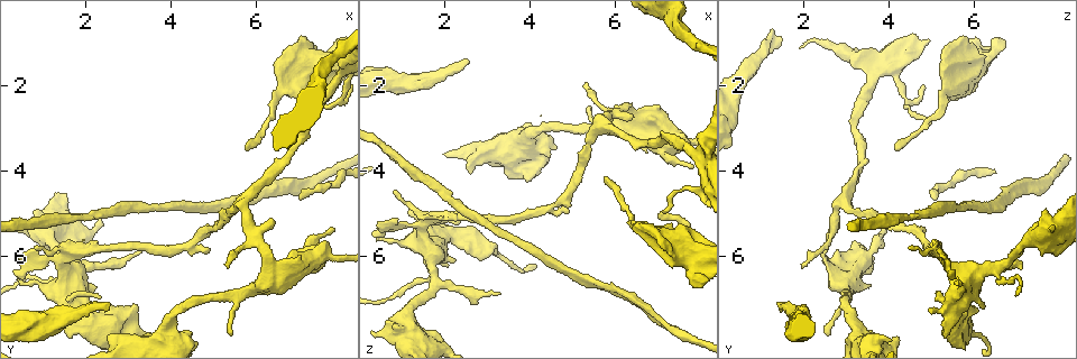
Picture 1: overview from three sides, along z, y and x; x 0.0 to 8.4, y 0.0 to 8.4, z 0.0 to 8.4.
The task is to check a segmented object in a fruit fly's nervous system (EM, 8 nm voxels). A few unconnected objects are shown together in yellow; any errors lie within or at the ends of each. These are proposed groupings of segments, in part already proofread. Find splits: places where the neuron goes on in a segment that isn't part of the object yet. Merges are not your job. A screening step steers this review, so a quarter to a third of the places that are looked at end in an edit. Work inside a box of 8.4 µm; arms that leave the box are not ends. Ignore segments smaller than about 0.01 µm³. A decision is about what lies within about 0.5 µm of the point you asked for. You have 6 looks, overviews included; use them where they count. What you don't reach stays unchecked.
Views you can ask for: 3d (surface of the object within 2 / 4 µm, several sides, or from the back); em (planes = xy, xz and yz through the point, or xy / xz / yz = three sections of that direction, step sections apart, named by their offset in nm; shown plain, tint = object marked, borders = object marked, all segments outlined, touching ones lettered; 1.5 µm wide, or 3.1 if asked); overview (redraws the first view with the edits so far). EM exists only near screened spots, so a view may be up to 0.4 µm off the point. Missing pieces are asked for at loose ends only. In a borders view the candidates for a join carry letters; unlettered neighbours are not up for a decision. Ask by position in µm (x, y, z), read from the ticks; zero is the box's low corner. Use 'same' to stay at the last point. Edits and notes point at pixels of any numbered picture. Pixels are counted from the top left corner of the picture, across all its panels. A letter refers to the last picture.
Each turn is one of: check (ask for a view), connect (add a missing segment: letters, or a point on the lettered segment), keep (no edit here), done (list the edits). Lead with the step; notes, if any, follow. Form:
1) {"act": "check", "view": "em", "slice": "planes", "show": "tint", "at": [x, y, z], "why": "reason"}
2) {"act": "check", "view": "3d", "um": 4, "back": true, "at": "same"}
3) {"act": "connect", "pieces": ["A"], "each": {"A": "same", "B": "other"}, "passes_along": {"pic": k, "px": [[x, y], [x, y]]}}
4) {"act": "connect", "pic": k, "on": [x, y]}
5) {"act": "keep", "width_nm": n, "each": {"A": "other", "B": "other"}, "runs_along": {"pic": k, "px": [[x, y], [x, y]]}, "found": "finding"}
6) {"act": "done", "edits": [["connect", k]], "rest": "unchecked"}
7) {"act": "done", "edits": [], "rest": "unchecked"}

{"act": "check", "view": "em", "slice": "xy", "step": 4, "show": "plain", "at": [3.35, 5.90, 6.85], "why": "branch stops here"}

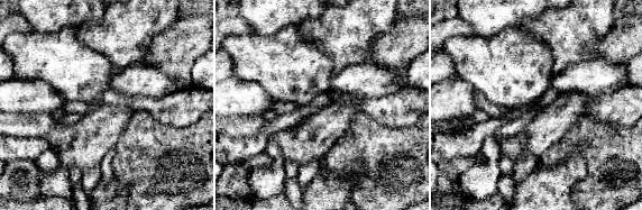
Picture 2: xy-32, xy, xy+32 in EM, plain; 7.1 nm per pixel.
{"act": "check", "view": "em", "slice": "xy", "step": 4, "show": "tint", "at": "same"}

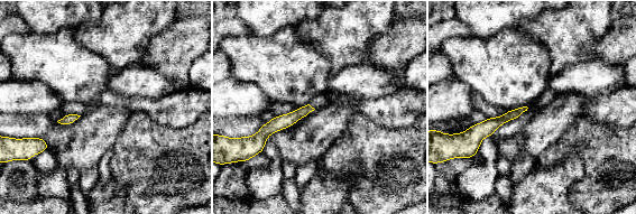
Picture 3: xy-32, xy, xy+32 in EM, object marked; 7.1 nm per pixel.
{"act": "check", "view": "em", "slice": "xy", "step": 4, "show": "borders", "at": "same"}

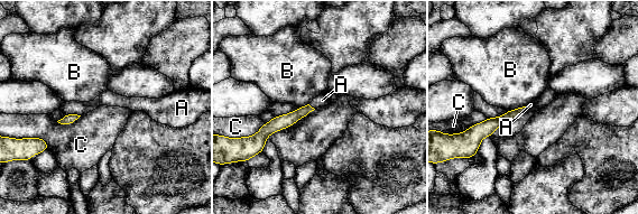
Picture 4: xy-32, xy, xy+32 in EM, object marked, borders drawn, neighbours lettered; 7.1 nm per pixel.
{"act": "connect", "pieces": ["A"], "each": {"A": "same", "B": "other", "C": "other"}, "found": "it goes on there"}

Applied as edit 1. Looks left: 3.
{"act": "check", "view": "em", "slice": "xy", "step": 4, "show": "borders", "at": [6.40, 1.75, 5.25], "why": "stops while still wide"}

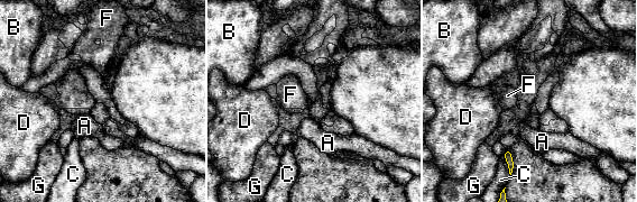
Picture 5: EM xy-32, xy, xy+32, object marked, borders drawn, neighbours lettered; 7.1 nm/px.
{"act": "check", "view": "em", "slice": "planes", "show": "borders", "at": "same"}

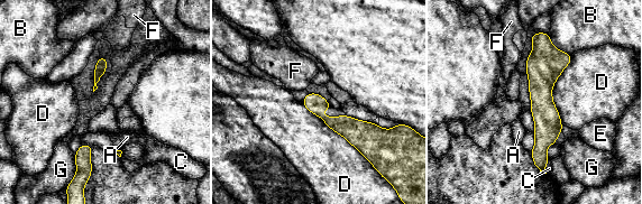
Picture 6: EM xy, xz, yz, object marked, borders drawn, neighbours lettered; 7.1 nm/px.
{"act": "keep", "each": {"A": "other", "B": "other", "C": "other", "D": "other", "E": "other", "F": "other", "G": "other"}, "border": {"pic": 6, "px": [[572, 55], [552, 89], [561, 124]]}, "found": "none of them fits"}

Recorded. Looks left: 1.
{"act": "done", "edits": [["connect", 4]], "rest": "unchecked"}

